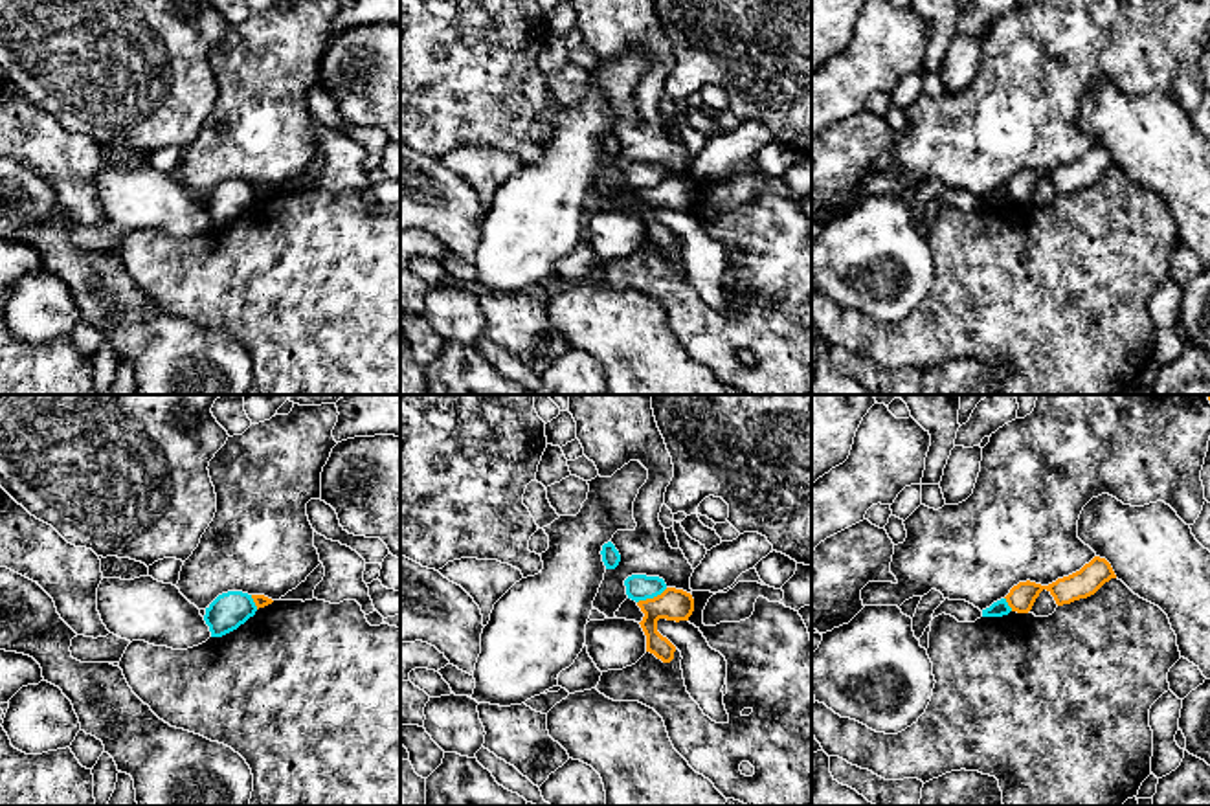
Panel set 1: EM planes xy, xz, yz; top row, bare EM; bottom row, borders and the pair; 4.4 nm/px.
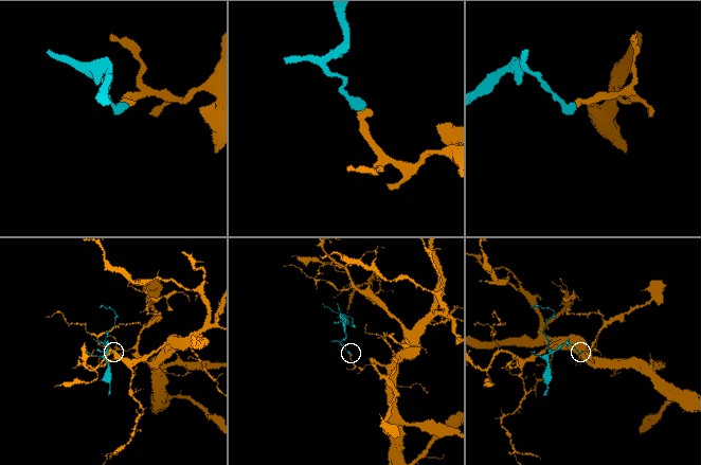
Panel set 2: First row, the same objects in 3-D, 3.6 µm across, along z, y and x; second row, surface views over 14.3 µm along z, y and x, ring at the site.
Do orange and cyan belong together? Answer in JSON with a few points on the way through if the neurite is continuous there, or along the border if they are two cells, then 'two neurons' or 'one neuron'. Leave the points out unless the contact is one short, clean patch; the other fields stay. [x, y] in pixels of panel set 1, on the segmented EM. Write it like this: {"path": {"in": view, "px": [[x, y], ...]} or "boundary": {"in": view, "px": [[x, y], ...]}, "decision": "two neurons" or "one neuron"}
{"boundary": {"in": "xz", "px": [[667, 588], [638, 603]]}, "decision": "two neurons"}

